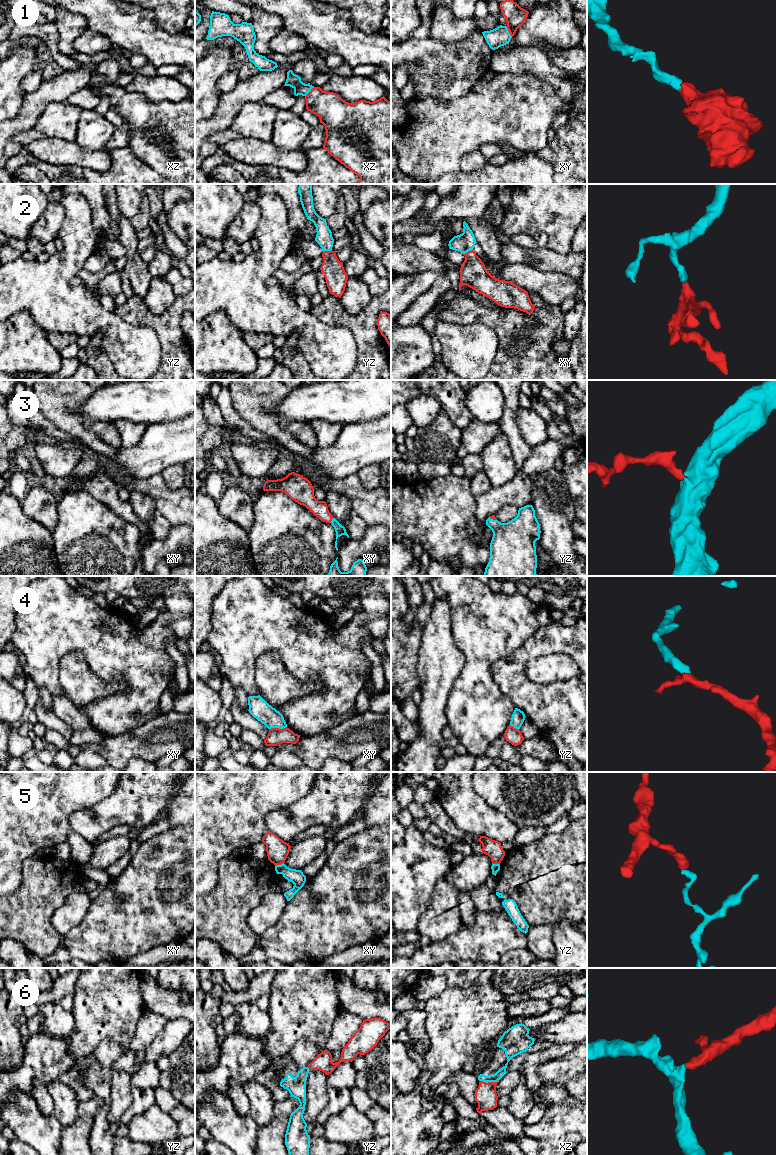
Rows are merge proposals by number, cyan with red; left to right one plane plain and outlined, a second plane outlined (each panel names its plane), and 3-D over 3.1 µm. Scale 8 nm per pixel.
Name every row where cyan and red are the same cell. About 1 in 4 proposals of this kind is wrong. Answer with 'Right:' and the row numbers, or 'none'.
Right: 1, 2, 3, 4, 6

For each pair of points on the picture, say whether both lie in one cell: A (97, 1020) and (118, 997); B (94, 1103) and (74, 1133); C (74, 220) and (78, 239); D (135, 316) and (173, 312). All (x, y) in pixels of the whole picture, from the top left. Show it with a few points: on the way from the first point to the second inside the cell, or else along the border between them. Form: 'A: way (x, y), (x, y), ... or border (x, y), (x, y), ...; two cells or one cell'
A: way (101, 1014), (112, 1003); one cell
B: way (87, 1110), (81, 1126); one cell
C: way (77, 225), (78, 234); one cell
D: way (144, 317), (148, 319), (164, 319); one cell

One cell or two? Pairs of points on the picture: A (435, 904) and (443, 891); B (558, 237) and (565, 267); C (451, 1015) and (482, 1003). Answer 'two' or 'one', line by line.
A: one
B: two
C: one

